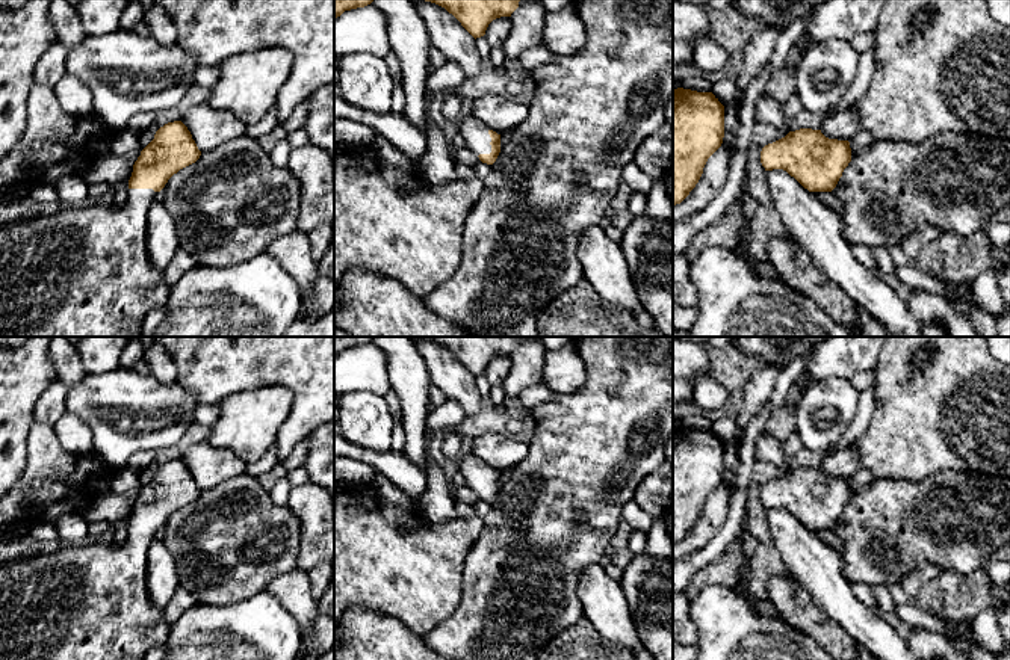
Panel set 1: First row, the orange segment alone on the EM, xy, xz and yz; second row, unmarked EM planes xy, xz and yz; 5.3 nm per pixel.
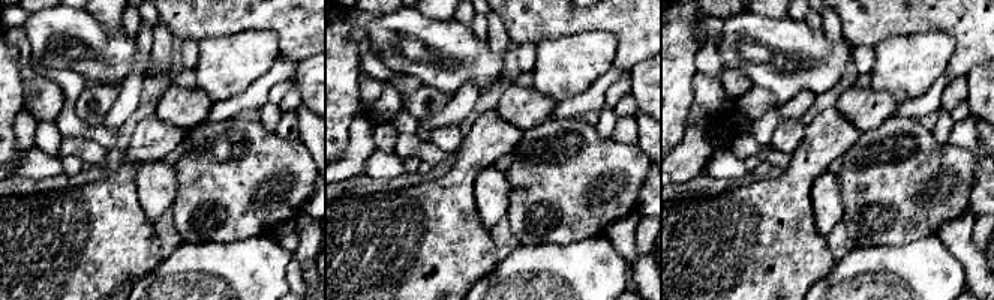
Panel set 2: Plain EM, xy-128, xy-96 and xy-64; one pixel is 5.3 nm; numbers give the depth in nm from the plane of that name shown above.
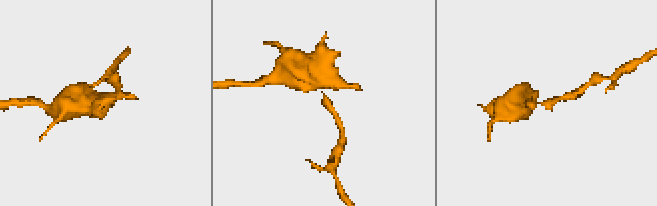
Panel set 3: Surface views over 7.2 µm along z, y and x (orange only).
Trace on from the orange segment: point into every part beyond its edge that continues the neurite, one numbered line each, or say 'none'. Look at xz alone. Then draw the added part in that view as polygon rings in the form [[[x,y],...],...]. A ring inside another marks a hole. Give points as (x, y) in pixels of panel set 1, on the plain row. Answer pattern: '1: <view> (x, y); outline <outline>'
1: xz (475, 471); outline [[[472,453],[463,455],[458,461],[458,468],[464,479],[466,485],[472,488],[476,494],[491,491],[491,476],[488,473],[488,465],[476,459]]]

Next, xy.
1: xy (82, 601); outline [[[127,527],[127,539],[121,545],[115,542],[65,545],[50,554],[0,563],[0,660],[144,660],[153,648],[162,648],[171,625],[165,610],[151,604],[147,589],[148,548],[156,533],[153,527]]]

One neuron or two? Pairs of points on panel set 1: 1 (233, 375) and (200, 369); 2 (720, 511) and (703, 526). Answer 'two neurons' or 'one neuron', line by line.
1: one neuron
2: one neuron

